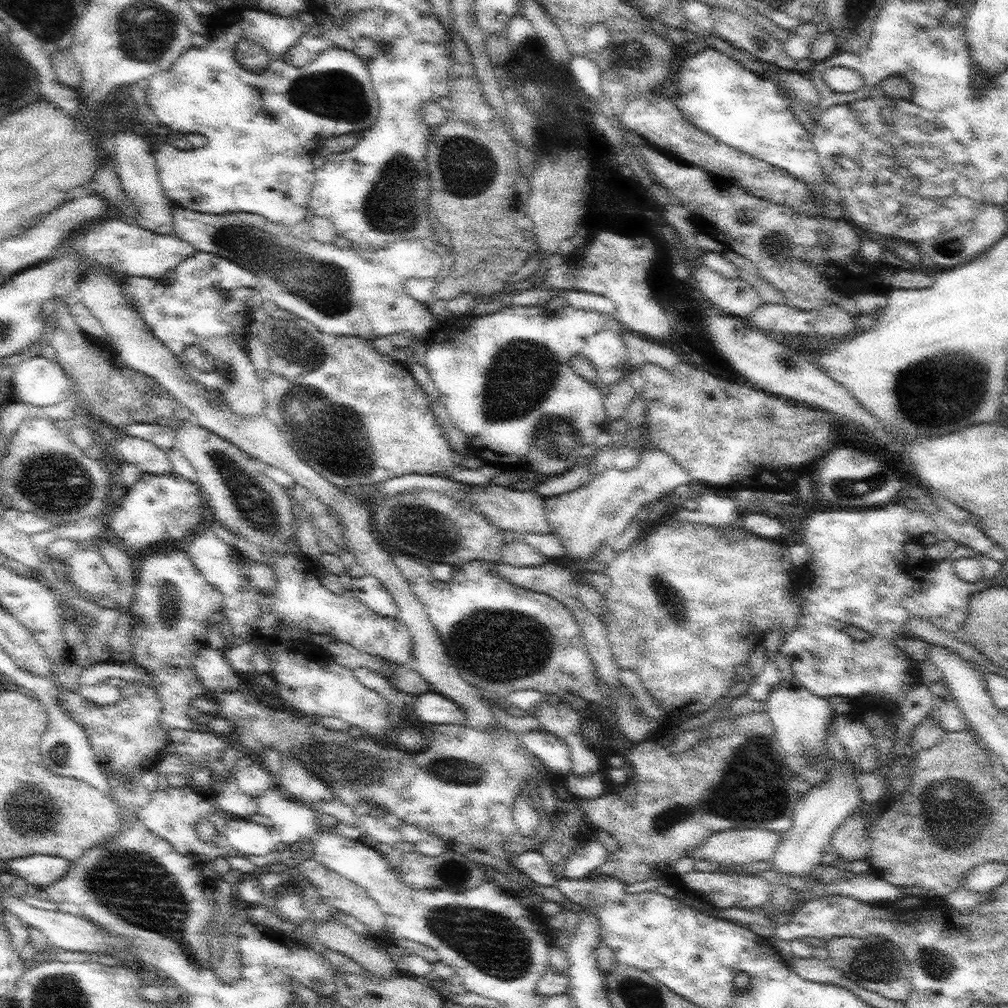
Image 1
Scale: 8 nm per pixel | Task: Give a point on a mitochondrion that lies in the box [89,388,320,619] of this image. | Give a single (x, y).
(256, 504)

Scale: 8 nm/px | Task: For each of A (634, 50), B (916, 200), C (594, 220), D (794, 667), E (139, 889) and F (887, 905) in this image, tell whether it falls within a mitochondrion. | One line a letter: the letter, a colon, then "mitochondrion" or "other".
A: mitochondrion
B: mitochondrion
C: other
D: other
E: mitochondrion
F: other

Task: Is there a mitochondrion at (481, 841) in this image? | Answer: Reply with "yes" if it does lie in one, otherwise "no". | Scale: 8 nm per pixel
no

